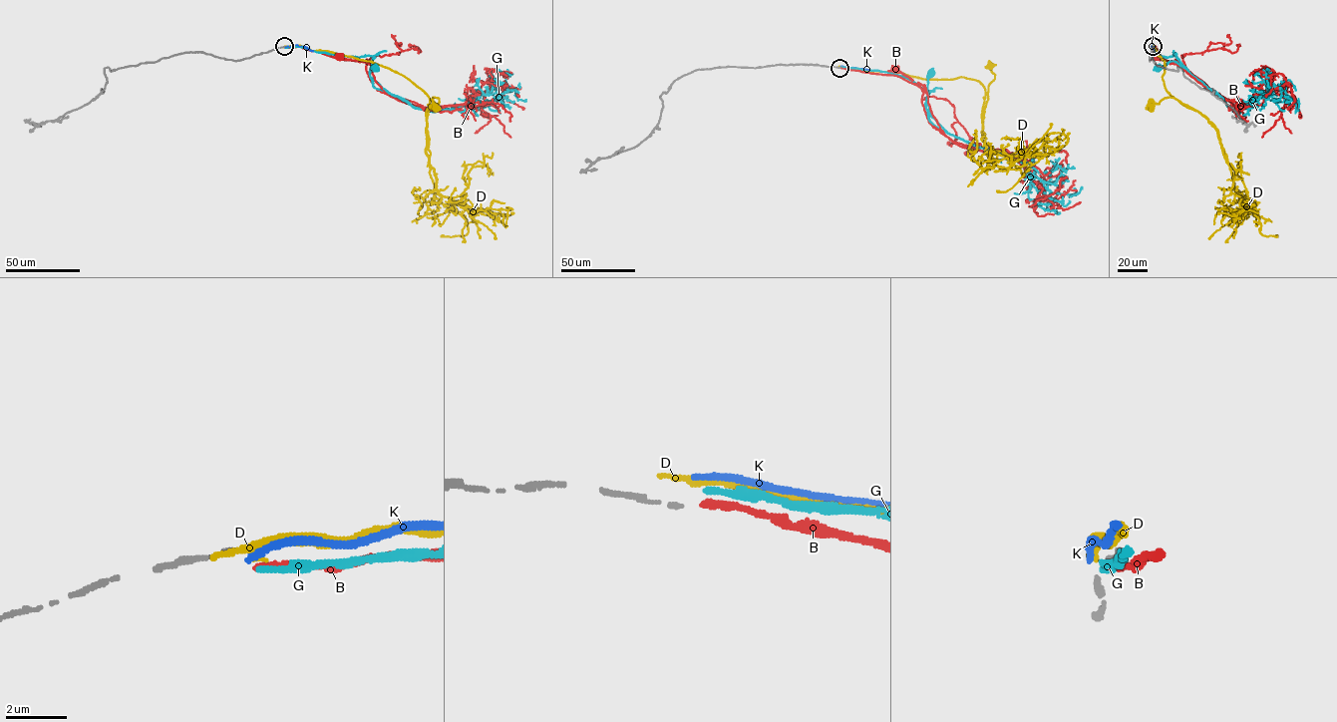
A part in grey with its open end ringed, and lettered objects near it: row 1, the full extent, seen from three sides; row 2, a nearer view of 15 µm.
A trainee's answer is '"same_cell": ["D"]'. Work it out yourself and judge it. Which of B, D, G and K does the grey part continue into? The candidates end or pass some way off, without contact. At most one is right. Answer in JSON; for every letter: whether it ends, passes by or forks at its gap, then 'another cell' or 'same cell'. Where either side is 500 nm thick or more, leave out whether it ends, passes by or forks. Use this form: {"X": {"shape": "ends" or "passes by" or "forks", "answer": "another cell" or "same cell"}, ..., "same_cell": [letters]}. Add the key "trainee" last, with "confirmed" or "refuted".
{"B": {"shape": "ends", "answer": "another cell"}, "D": {"shape": "ends", "answer": "another cell"}, "G": {"shape": "ends", "answer": "another cell"}, "K": {"shape": "ends", "answer": "another cell"}, "same_cell": [], "trainee": "refuted"}

